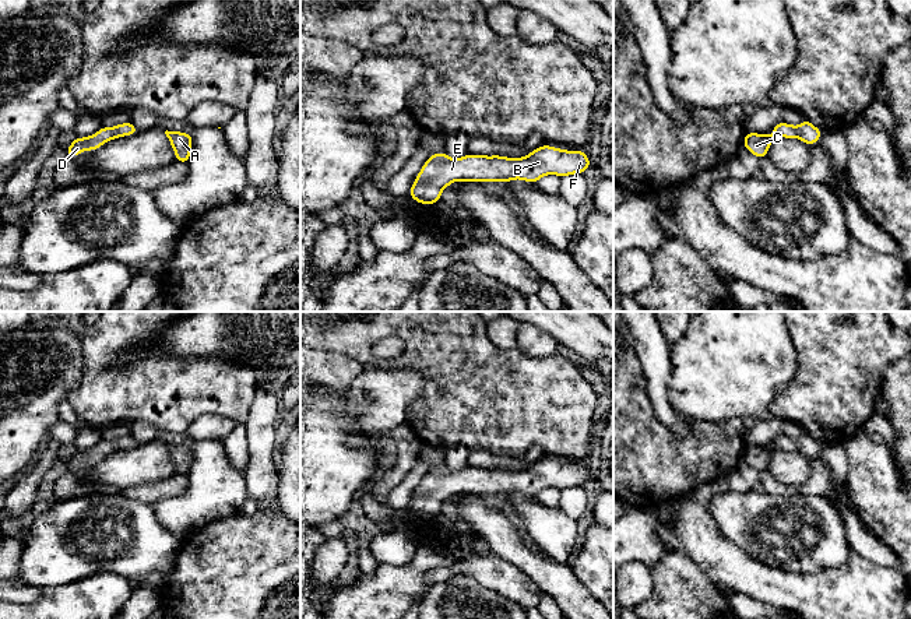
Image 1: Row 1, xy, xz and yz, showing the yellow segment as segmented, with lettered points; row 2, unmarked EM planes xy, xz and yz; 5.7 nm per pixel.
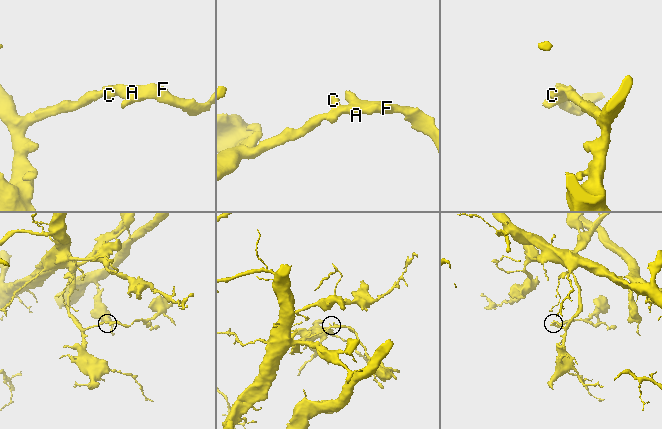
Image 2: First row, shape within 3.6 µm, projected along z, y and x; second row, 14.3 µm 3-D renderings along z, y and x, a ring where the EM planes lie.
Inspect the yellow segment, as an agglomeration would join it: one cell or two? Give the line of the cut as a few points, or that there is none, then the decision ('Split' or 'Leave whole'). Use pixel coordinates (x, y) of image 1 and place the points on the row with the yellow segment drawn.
No split. Leave whole

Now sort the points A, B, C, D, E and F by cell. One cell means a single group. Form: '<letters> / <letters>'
A B C D E F

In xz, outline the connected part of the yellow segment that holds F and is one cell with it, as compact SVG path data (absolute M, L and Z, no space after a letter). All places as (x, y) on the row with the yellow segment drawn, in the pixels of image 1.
M539 145L521 158L467 154L453 159L442 151L429 155L408 196L419 204L430 205L440 201L443 190L457 180L507 183L521 179L537 183L545 175L584 175L591 165L583 150L567 151L552 145Z

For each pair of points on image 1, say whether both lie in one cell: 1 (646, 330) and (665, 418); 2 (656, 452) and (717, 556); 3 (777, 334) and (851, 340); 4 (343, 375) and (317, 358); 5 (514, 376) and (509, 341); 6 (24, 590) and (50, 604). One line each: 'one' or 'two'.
1: one
2: two
3: two
4: one
5: two
6: two

